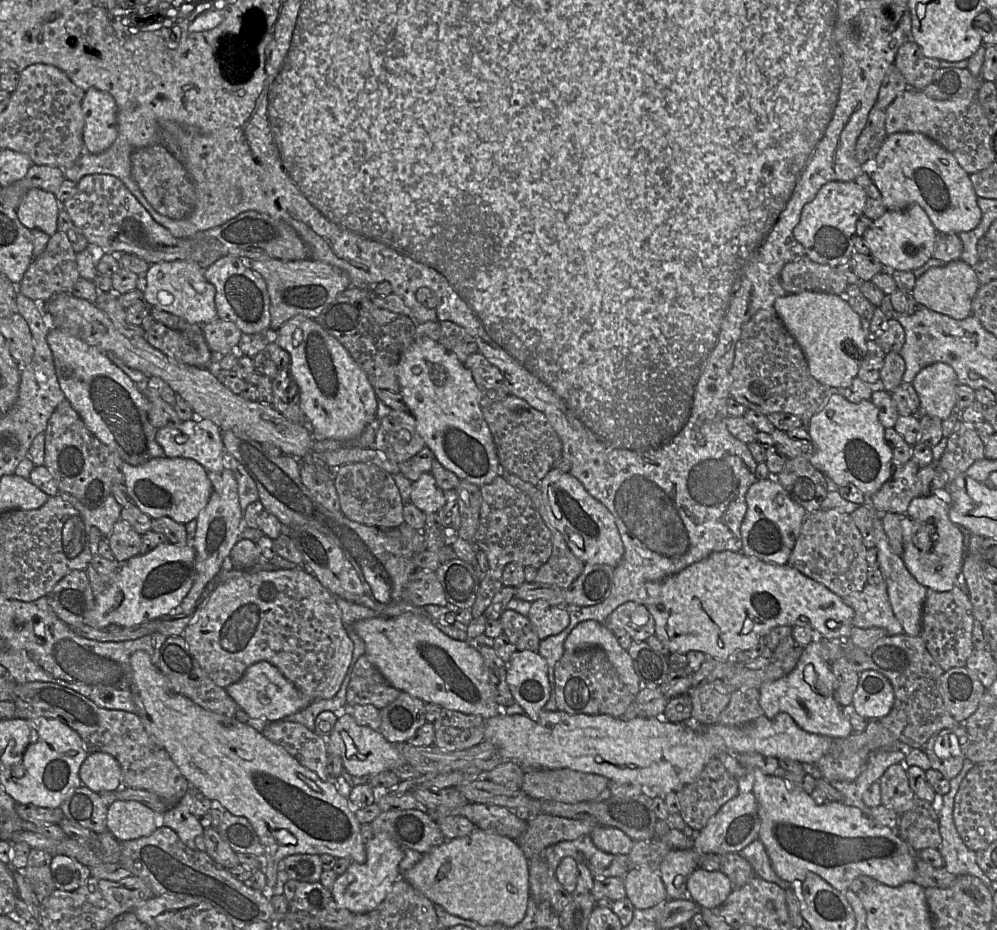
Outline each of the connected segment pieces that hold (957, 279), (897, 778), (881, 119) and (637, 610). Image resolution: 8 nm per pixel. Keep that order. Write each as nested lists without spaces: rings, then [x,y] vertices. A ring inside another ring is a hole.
[[[962,260],[951,261],[941,267],[932,267],[916,279],[910,295],[918,304],[951,318],[962,320],[972,314],[972,300],[980,286],[974,269]]]
[[[900,763],[891,765],[878,783],[882,805],[895,810],[898,815],[912,807],[916,796],[909,786],[906,770]]]
[[[873,106],[869,112],[865,127],[857,139],[855,157],[861,165],[870,159],[874,159],[888,135],[885,129],[885,110],[878,106]]]
[[[626,602],[617,607],[603,623],[610,631],[624,630],[633,641],[646,641],[655,634],[653,616],[645,605]]]

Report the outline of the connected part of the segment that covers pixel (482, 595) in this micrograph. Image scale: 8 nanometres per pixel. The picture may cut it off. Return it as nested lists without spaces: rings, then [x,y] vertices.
[[[501,475],[480,487],[482,505],[474,545],[487,556],[489,568],[481,579],[476,601],[471,608],[473,619],[484,615],[495,594],[503,587],[505,566],[515,562],[536,569],[544,565],[552,553],[552,534],[539,508],[524,492],[510,485]]]

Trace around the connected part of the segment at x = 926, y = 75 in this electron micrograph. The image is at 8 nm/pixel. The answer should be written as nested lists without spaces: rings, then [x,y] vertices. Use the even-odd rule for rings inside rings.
[[[912,40],[906,41],[897,51],[894,67],[904,77],[908,89],[922,90],[940,68],[940,60],[926,57]]]

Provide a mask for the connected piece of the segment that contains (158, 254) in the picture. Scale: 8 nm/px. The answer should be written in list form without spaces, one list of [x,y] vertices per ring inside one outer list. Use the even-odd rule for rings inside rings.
[[[92,174],[77,183],[77,192],[62,203],[72,222],[79,228],[89,245],[100,247],[104,253],[118,256],[133,254],[149,264],[175,260],[192,261],[206,269],[222,257],[207,243],[177,238],[158,224],[138,202],[124,183],[109,174]]]

